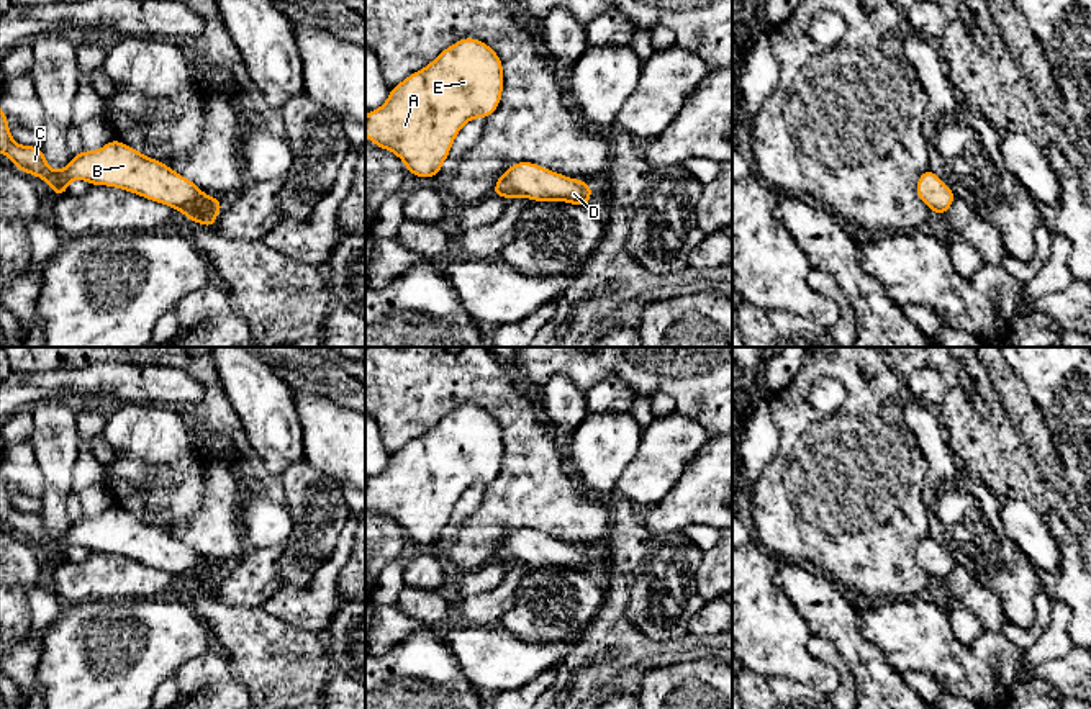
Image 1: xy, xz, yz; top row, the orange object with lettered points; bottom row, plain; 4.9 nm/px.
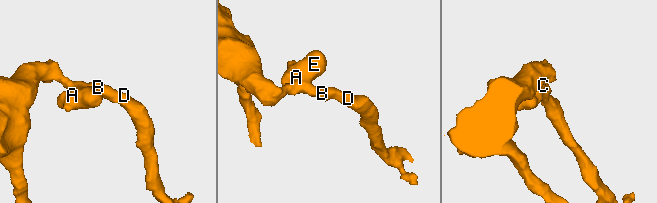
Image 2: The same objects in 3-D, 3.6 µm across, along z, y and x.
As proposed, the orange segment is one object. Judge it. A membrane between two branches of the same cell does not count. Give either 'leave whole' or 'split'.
leave whole

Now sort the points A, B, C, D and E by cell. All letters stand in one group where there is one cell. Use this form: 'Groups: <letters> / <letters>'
Groups: A B C D E

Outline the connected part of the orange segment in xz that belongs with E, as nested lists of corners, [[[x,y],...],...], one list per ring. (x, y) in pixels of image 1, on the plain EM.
[[[462,404],[390,455],[387,468],[365,481],[365,503],[398,522],[413,542],[432,545],[464,491],[498,475],[503,452],[496,418]]]

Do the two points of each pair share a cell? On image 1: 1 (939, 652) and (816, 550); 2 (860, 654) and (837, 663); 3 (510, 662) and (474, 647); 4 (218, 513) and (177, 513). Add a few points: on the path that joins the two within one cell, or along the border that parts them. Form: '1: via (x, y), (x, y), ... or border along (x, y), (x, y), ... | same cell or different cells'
1: border along (916, 595), (880, 601), (854, 600) | different cells
2: border along (816, 636), (834, 647), (851, 670), (859, 691) | different cells
3: via (502, 662), (492, 660), (482, 652) | same cell
4: border along (203, 475), (200, 506), (176, 521), (171, 534) | different cells

